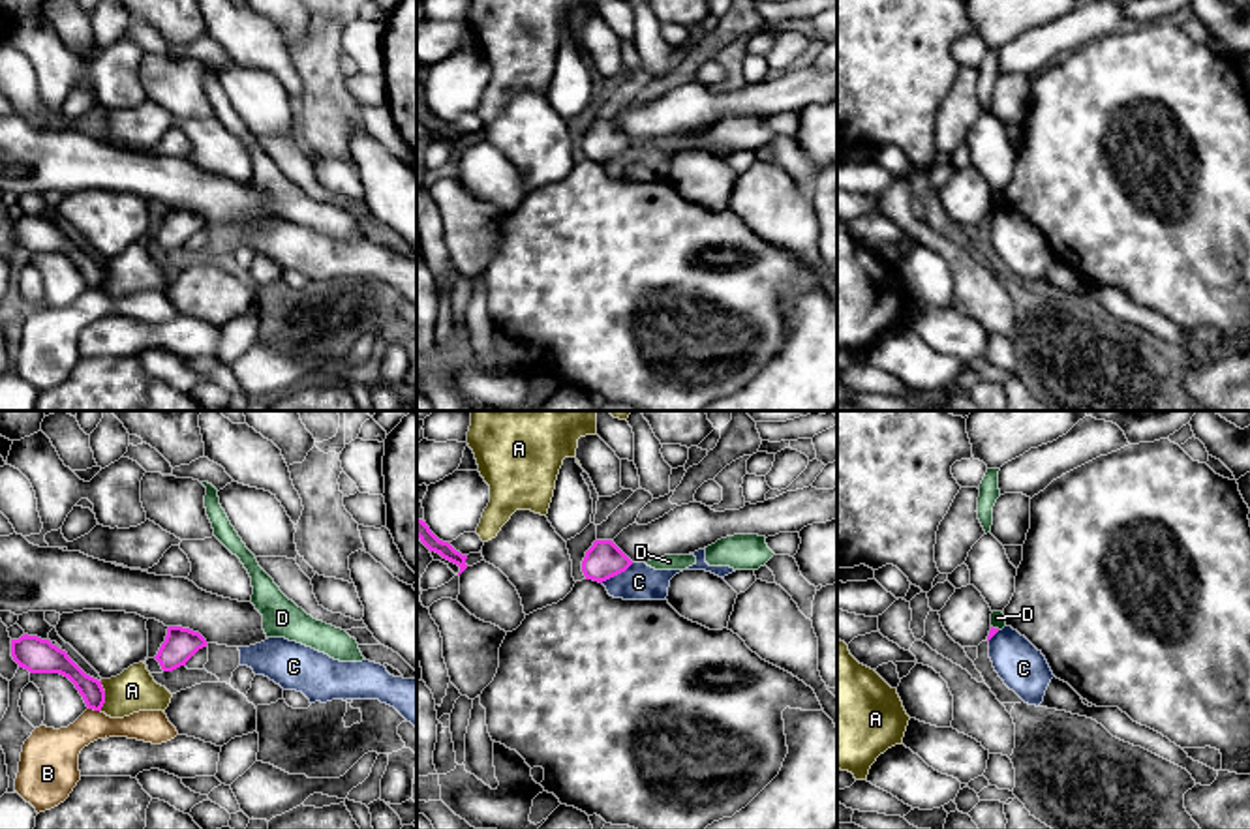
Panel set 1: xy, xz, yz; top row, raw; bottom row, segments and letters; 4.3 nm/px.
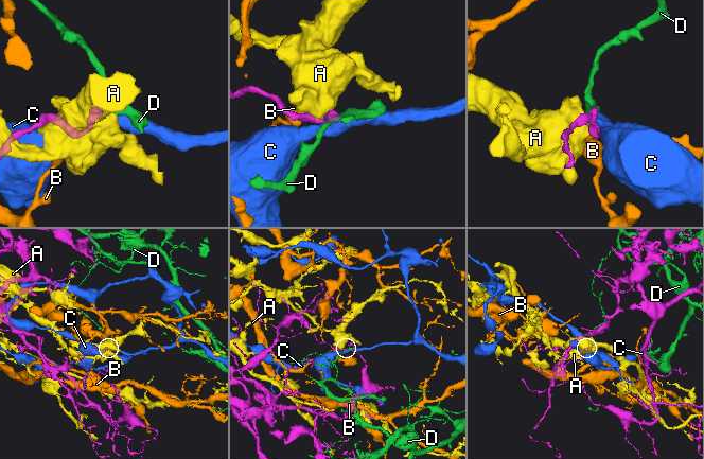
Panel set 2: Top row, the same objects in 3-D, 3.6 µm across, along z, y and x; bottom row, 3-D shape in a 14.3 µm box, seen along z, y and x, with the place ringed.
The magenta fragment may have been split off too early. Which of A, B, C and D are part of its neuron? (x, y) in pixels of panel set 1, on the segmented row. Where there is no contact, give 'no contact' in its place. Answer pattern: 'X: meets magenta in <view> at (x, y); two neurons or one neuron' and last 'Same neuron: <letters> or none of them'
A: meets magenta in xy at (104, 696); two neurons
B: meets magenta in xy at (94, 709); two neurons
C: meets magenta in xz at (616, 574); two neurons
D: meets magenta in yz at (995, 629); two neurons
Same neuron: none of them

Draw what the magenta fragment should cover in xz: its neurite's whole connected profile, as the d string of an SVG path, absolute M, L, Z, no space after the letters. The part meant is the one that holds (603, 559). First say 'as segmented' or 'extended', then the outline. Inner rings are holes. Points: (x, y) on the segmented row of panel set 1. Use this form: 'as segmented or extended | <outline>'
as segmented | M595 540L586 551L582 572L586 580L602 583L625 572L631 565L633 561L612 540Z

